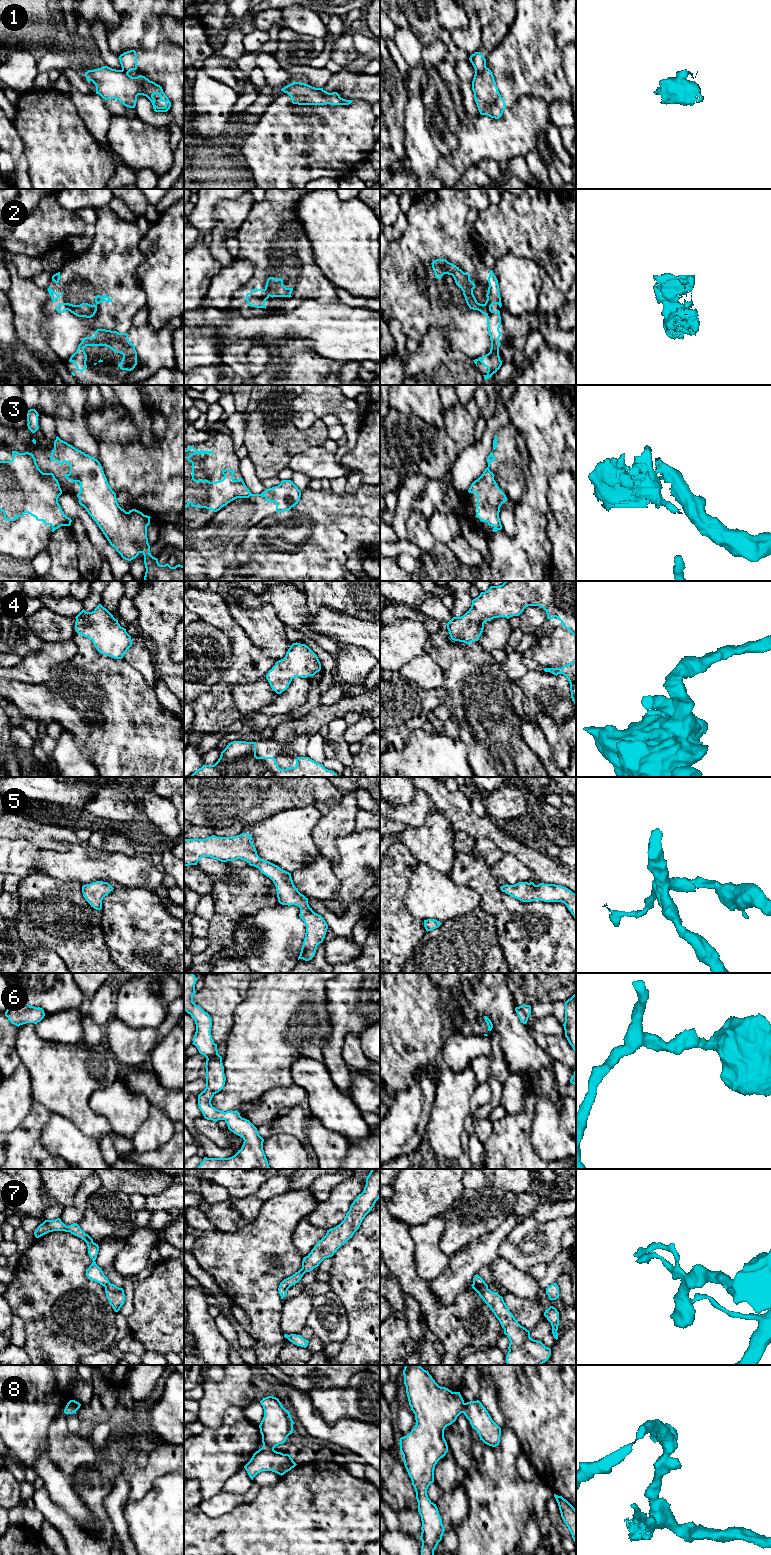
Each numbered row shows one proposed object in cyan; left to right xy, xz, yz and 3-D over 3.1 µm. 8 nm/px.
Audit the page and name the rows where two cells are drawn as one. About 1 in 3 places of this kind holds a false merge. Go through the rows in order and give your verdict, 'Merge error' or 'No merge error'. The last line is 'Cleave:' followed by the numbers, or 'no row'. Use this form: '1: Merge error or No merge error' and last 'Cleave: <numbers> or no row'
1: Merge error
2: Merge error
3: Merge error
4: No merge error
5: No merge error
6: No merge error
7: Merge error
8: Merge error
Cleave: 1, 2, 3, 7, 8

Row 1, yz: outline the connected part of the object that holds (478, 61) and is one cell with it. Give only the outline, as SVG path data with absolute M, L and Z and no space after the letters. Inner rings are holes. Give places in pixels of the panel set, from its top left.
M475 52L469 58L472 63L475 72L482 72L486 68L486 59L480 52Z

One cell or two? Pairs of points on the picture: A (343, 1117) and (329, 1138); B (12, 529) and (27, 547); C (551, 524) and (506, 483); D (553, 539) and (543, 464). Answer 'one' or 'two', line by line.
A: two
B: one
C: two
D: two

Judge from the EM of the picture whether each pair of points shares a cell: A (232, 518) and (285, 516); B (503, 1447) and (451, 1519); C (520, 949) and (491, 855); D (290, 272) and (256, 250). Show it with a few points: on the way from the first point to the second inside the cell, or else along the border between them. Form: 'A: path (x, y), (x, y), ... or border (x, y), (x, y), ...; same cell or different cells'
A: border (276, 512), (249, 528); different cells
B: border (461, 1484), (468, 1503), (468, 1513), (462, 1520); different cells
C: border (472, 850), (490, 865); different cells
D: path (282, 264), (264, 250); same cell

